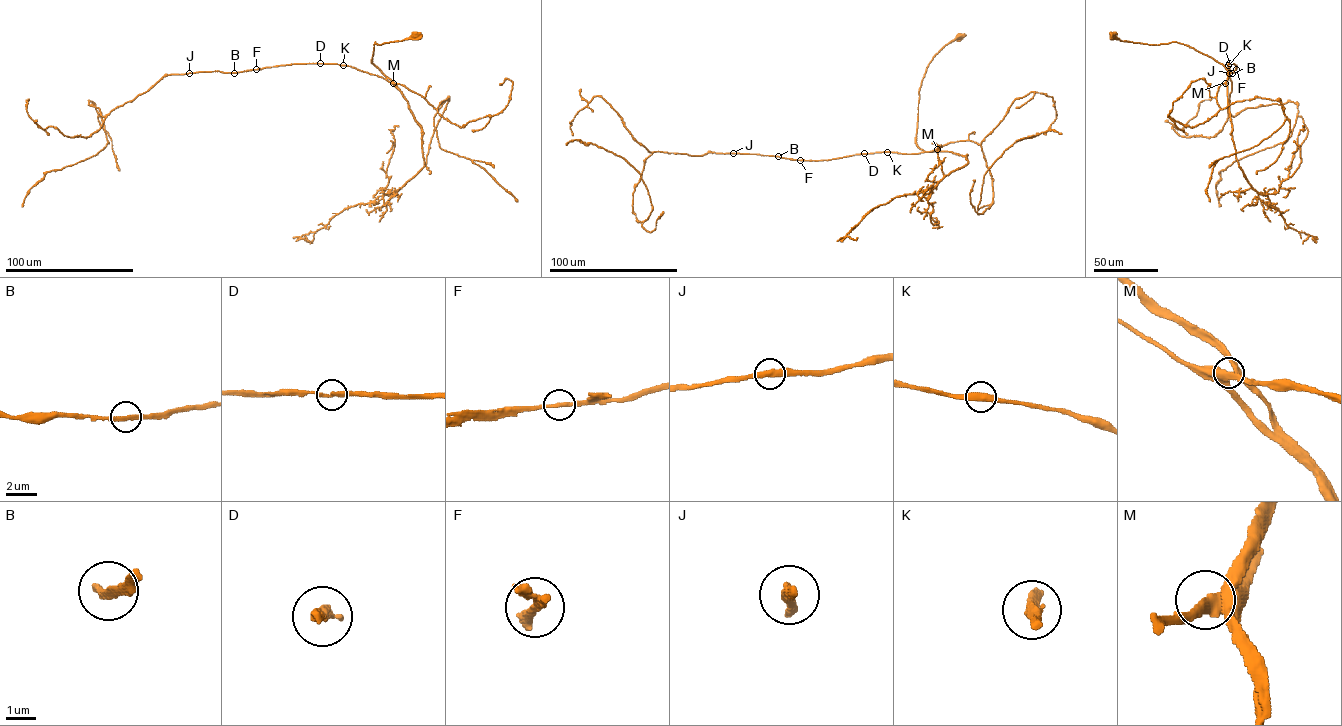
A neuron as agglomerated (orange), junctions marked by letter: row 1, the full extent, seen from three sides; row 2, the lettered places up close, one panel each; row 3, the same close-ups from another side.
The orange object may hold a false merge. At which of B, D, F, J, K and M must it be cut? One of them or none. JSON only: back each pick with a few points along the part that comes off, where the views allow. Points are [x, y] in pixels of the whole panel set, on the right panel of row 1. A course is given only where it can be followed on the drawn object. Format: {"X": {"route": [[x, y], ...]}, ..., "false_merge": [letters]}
{"false_merge": []}

